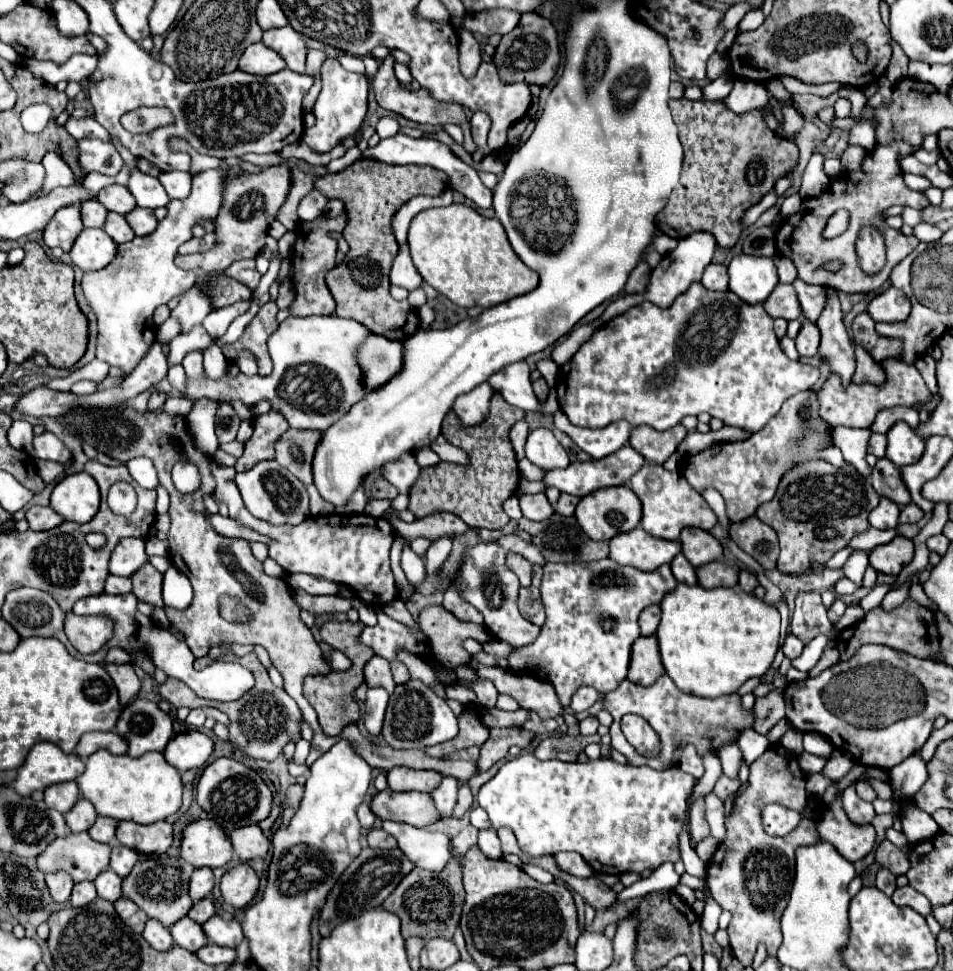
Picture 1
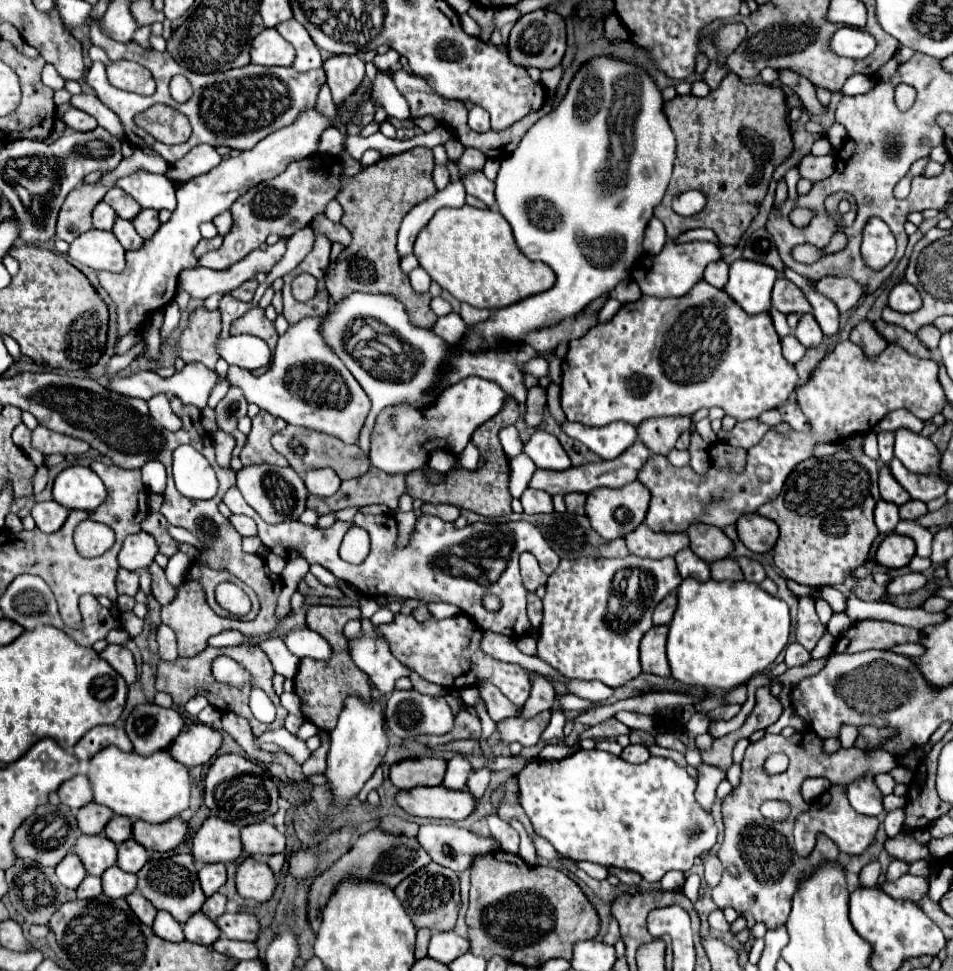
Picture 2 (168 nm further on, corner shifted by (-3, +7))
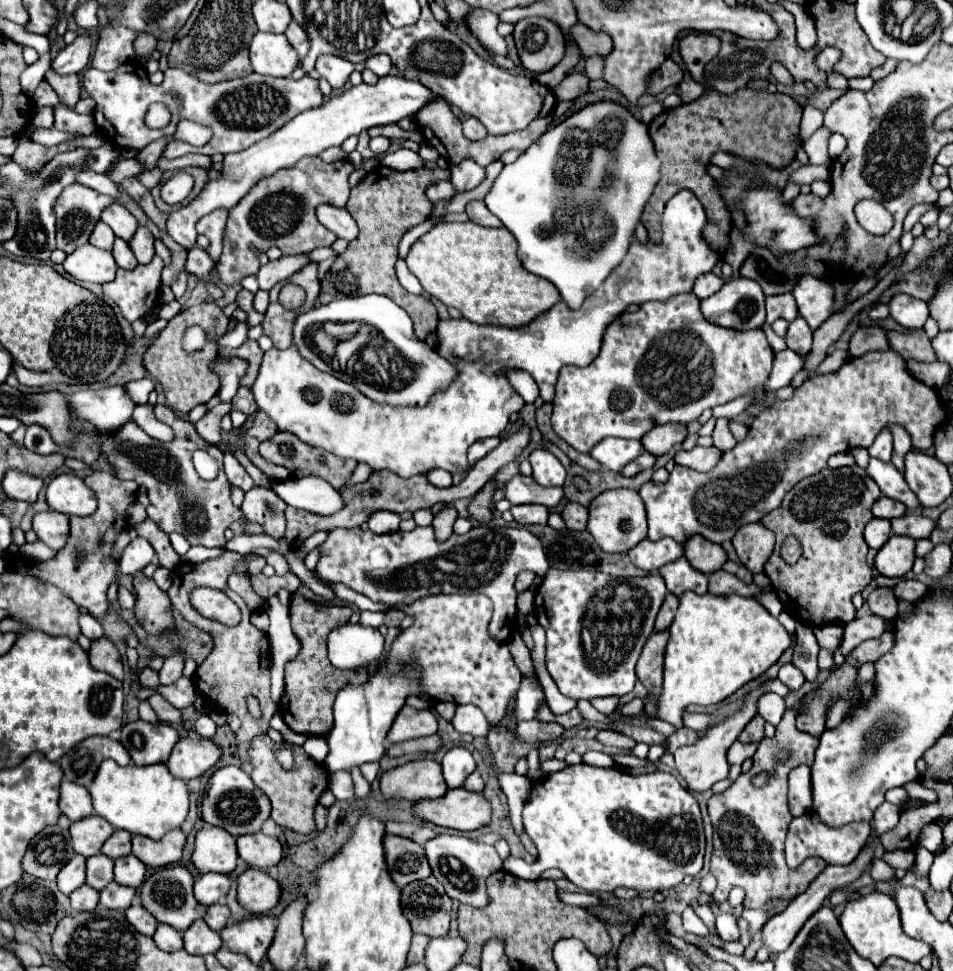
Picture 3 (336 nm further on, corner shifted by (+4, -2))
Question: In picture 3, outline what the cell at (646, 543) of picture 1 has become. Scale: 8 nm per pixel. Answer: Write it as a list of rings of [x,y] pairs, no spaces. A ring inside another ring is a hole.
[[[665,537],[659,541],[643,539],[633,549],[629,549],[631,563],[643,571],[657,571],[663,565],[667,565],[679,557],[683,557],[683,545],[679,545],[671,537]]]

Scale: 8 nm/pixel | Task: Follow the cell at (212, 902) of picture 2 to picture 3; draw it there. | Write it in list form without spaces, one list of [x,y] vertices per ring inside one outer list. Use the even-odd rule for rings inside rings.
[[[215,903],[215,905],[209,905],[207,911],[205,911],[205,917],[203,921],[213,929],[213,931],[219,931],[227,925],[227,919],[229,919],[229,907],[223,905],[223,903]]]

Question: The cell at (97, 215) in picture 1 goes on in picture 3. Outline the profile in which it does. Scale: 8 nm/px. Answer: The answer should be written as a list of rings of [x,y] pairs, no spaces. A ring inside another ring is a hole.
[[[97,221],[91,237],[89,237],[89,243],[99,247],[99,249],[111,249],[113,247],[113,239],[115,239],[115,233],[111,231],[111,227],[103,221]]]

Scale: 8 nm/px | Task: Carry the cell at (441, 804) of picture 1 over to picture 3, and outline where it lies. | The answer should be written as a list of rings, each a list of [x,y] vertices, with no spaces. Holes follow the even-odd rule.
[[[453,747],[445,753],[443,761],[443,777],[449,789],[463,787],[463,781],[475,771],[473,755],[465,747]]]

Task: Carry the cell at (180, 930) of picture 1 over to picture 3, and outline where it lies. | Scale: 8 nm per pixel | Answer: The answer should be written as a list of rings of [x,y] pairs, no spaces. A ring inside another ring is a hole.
[[[195,921],[187,931],[183,931],[185,951],[191,955],[209,955],[221,949],[221,937],[217,931],[209,929],[205,921]]]

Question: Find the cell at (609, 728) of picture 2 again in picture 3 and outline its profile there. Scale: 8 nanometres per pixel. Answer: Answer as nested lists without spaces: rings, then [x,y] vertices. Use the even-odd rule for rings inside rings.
[[[599,731],[597,741],[601,741],[603,745],[613,745],[613,747],[619,747],[619,749],[633,749],[635,747],[635,741],[623,733],[617,733],[617,731]]]

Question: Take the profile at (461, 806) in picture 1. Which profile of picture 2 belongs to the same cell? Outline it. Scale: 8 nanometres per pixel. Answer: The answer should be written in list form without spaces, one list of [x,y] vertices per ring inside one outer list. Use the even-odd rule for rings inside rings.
[[[484,766],[484,768],[474,770],[474,772],[470,774],[466,788],[474,794],[474,798],[476,798],[476,800],[480,800],[480,798],[482,798],[482,794],[484,794],[484,790],[488,788],[488,784],[490,784],[490,768],[486,768],[486,766]]]

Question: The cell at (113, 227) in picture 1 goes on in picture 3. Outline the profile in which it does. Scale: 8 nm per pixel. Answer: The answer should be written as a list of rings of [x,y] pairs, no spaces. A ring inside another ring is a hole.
[[[119,237],[113,243],[113,257],[115,257],[117,265],[123,267],[123,269],[133,269],[137,265],[137,259],[135,259],[129,243],[123,241],[123,239],[119,239]]]

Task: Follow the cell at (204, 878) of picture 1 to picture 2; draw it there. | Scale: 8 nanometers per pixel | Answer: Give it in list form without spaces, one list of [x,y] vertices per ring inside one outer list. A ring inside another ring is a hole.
[[[206,864],[198,872],[198,880],[202,884],[202,890],[206,896],[212,896],[226,884],[226,868],[224,864]]]

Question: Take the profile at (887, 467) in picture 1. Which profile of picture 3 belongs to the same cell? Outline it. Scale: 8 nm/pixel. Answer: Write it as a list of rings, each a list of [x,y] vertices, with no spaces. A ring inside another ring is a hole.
[[[879,497],[877,503],[873,503],[873,515],[881,517],[881,519],[895,519],[905,515],[907,507],[901,505],[899,501],[893,501],[889,497]]]

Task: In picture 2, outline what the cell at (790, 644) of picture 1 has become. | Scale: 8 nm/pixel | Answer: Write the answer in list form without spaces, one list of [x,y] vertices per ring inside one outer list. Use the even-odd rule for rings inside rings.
[[[798,642],[788,644],[788,648],[786,648],[786,652],[784,652],[784,654],[786,654],[786,656],[784,656],[784,662],[786,662],[786,666],[788,666],[788,668],[804,666],[804,664],[808,664],[808,660],[810,660],[810,652],[808,652],[808,650],[804,650]]]

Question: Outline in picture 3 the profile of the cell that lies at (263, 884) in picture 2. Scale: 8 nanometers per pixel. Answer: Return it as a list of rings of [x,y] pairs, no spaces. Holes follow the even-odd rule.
[[[249,867],[237,879],[237,901],[245,911],[253,915],[261,915],[273,909],[279,901],[279,895],[279,883],[261,869]]]

